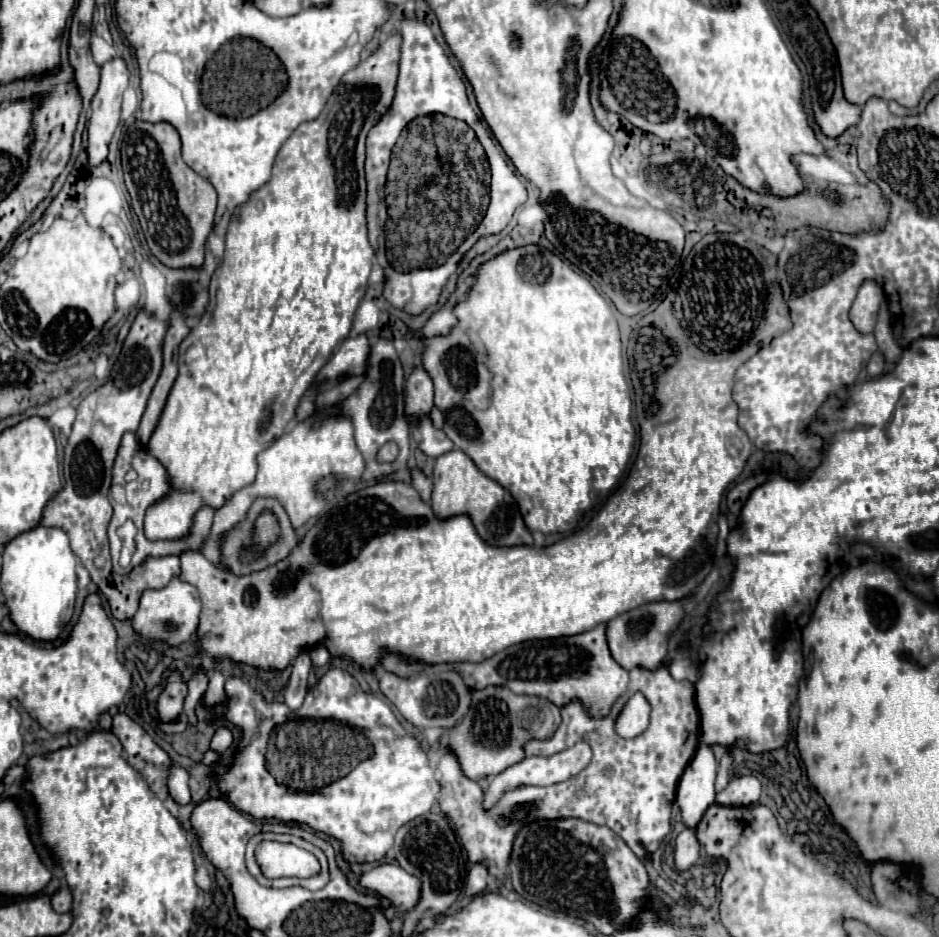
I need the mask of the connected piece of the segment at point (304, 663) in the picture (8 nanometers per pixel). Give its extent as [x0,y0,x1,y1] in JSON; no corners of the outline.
[284,652,312,710]

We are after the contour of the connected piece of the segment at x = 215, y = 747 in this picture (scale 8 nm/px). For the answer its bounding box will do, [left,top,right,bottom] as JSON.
[210,726,234,753]

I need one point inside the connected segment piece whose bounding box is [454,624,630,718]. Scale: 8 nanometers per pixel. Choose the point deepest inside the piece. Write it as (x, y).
(580, 667)

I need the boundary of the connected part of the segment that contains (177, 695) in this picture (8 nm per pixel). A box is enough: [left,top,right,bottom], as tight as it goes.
[156,672,188,722]

